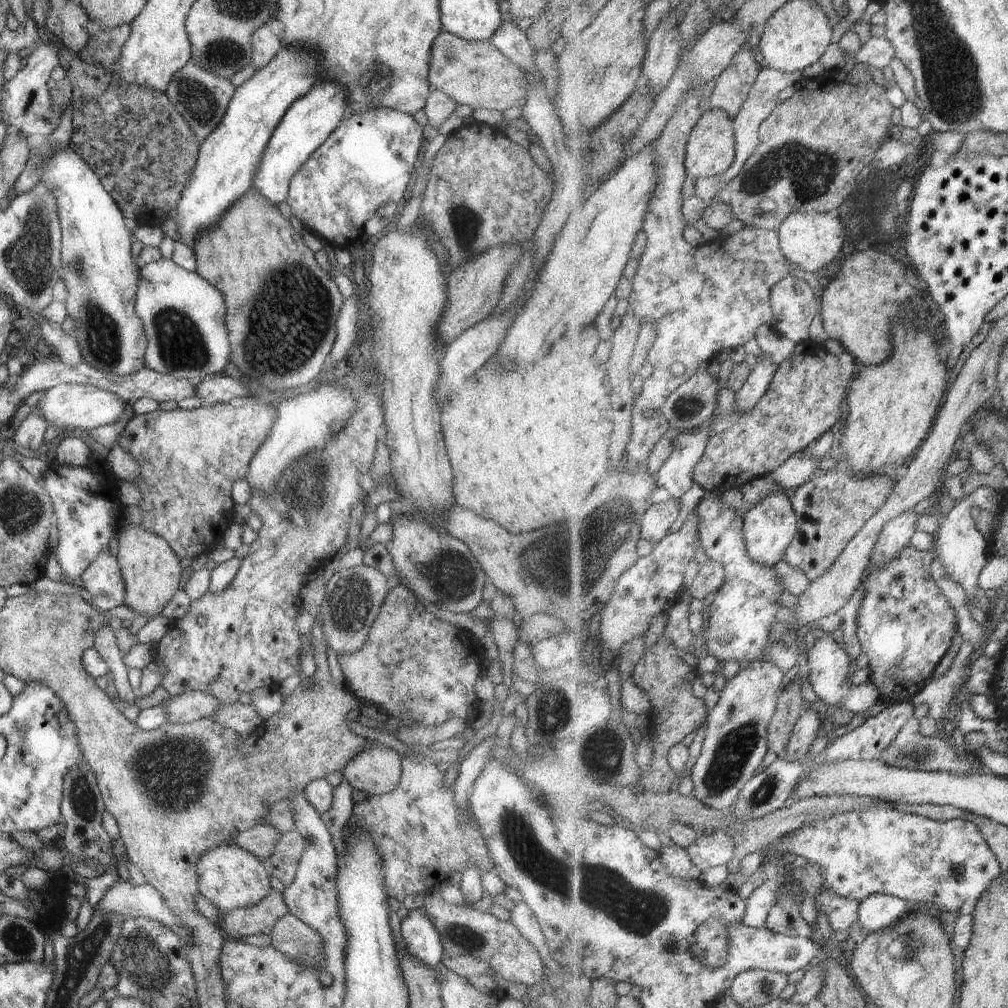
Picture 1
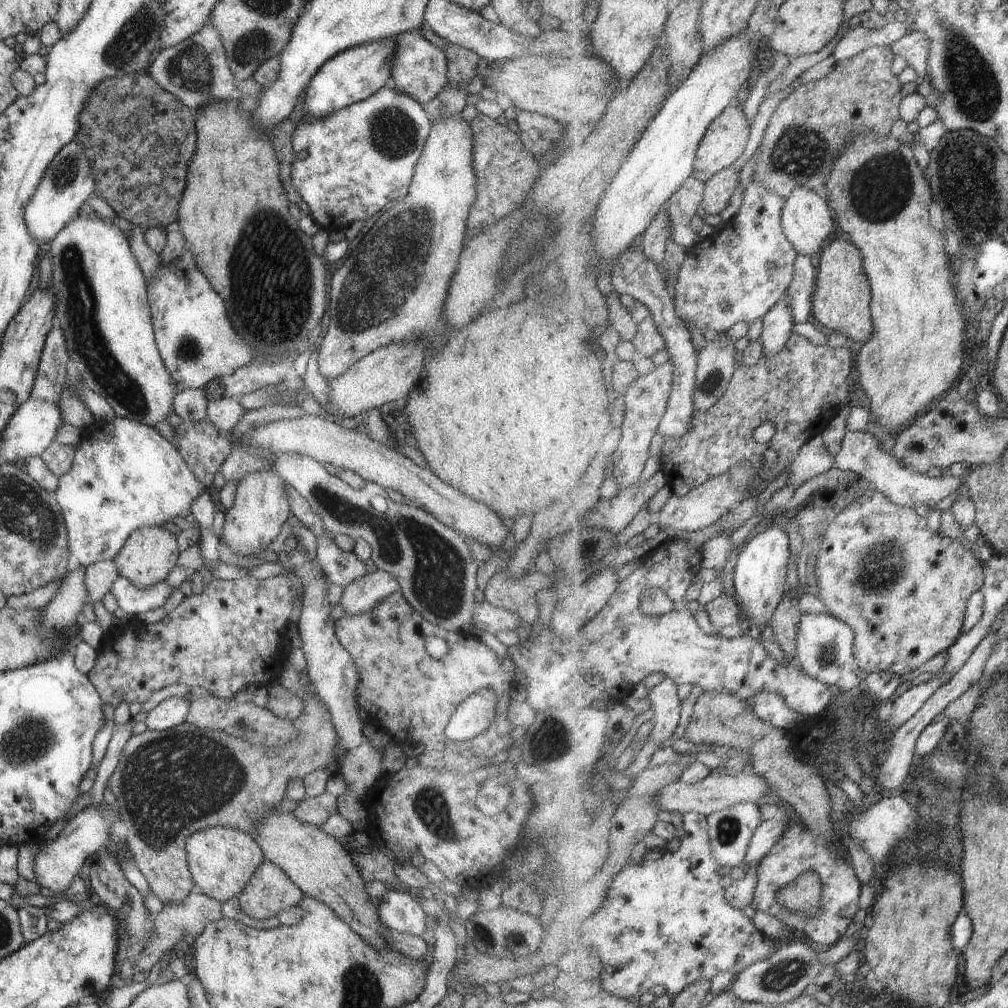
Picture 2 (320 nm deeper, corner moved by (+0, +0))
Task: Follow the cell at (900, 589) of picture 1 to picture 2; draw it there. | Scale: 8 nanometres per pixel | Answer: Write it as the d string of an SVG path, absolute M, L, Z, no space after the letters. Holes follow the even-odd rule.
M869 486L868 489L856 501L843 509L836 520L829 525L828 532L825 533L825 542L821 545L821 550L816 556L816 576L815 583L818 586L820 598L825 604L829 613L839 617L852 627L856 634L854 654L856 656L856 665L866 673L882 673L889 671L896 675L903 676L909 674L911 670L917 670L931 658L935 658L939 652L948 650L950 646L956 644L956 640L961 634L963 628L963 618L967 610L967 602L977 591L982 590L984 585L983 562L978 558L975 549L968 545L963 539L950 538L934 534L933 530L927 526L927 518L920 516L913 507L906 507L895 504L886 494L883 494L877 487Z

